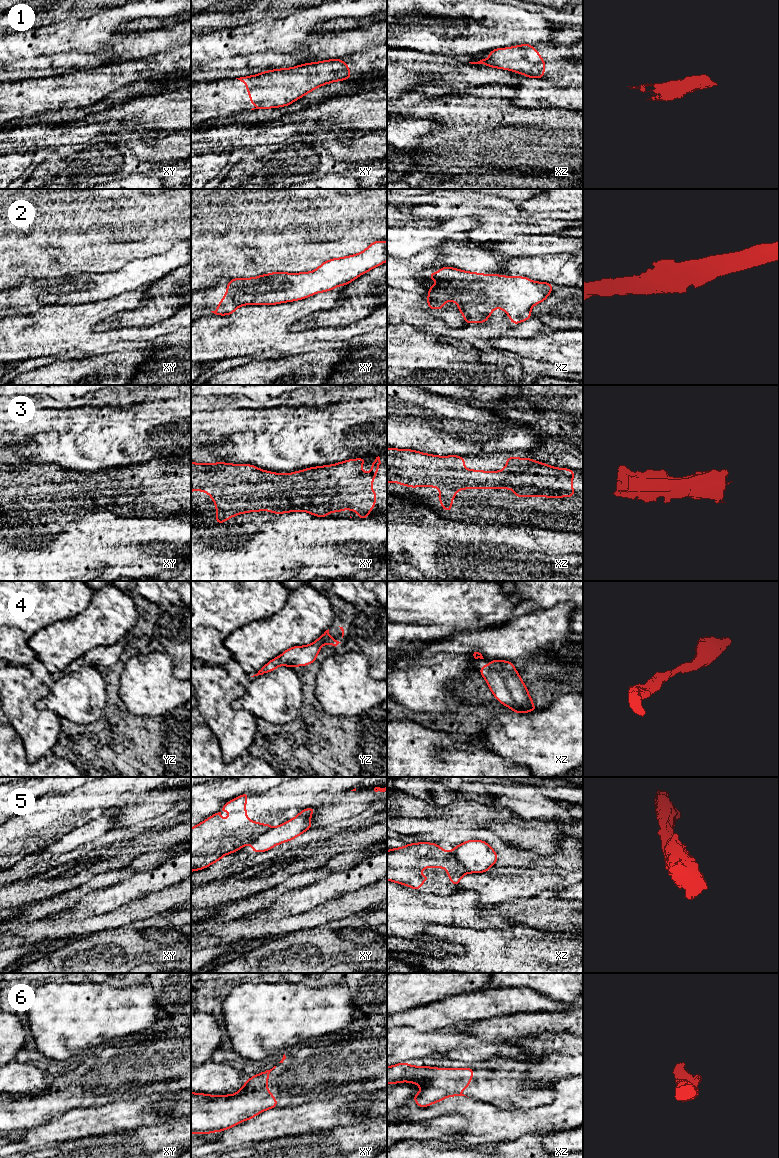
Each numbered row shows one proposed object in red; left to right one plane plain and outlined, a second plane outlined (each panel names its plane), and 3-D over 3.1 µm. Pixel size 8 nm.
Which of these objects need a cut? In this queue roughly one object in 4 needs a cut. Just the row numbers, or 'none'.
5

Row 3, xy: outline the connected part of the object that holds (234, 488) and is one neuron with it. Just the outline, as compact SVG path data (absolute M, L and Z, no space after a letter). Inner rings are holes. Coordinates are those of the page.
M380 457L372 462L370 473L363 472L361 464L366 463L367 458L356 458L346 460L334 465L311 467L289 474L279 474L261 470L250 464L229 464L217 462L214 464L197 464L191 461L191 492L194 490L208 493L216 504L216 523L222 524L224 521L237 514L246 512L259 512L266 510L275 514L286 512L306 511L314 516L329 517L329 512L342 512L344 509L356 510L359 519L368 518L376 503L376 492L371 488L371 483L378 473L381 464Z

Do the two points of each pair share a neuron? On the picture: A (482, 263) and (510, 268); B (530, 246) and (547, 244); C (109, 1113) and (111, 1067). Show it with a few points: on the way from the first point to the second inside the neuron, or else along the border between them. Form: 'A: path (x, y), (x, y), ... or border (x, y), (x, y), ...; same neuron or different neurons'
A: border (510, 258), (498, 274); different neurons
B: path (534, 246), (543, 244); same neuron
C: border (108, 1102), (100, 1106), (85, 1107); different neurons

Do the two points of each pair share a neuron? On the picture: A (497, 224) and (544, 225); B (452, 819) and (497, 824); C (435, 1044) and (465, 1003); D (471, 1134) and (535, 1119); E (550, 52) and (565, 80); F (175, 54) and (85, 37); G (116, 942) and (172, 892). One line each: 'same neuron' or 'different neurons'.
A: same neuron
B: same neuron
C: different neurons
D: same neuron
E: same neuron
F: different neurons
G: different neurons

